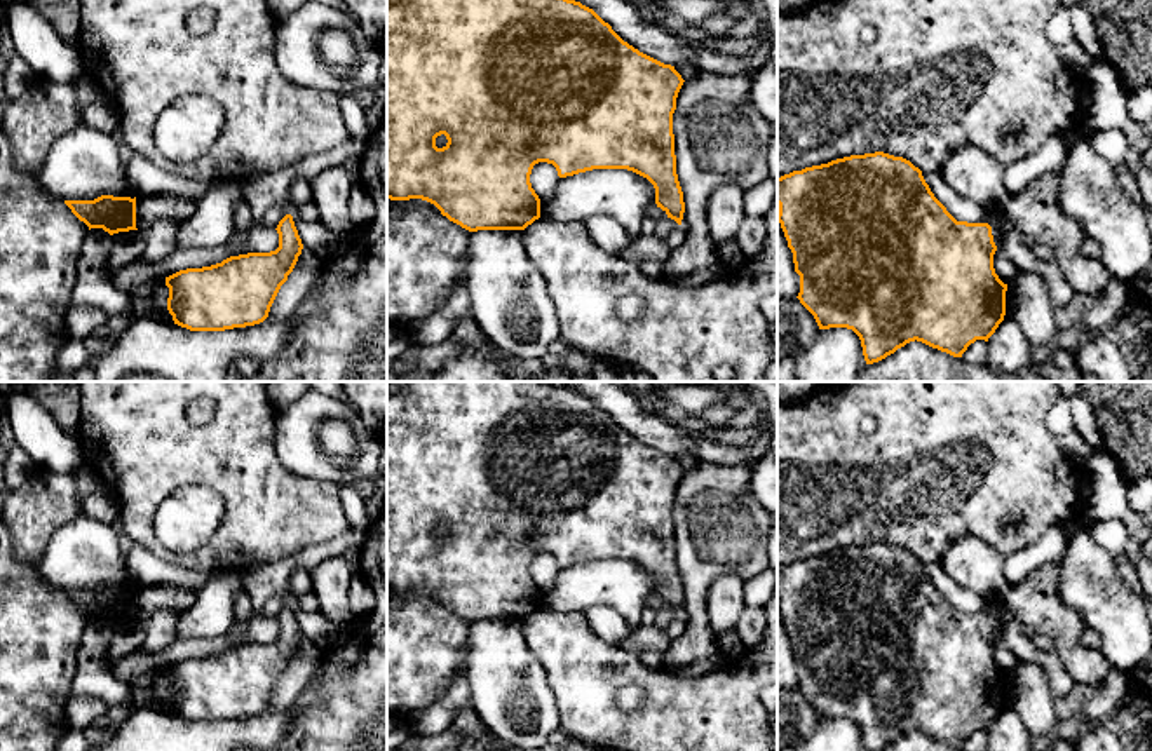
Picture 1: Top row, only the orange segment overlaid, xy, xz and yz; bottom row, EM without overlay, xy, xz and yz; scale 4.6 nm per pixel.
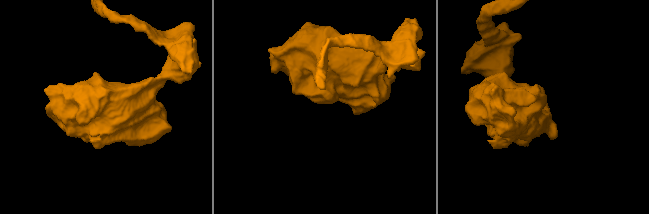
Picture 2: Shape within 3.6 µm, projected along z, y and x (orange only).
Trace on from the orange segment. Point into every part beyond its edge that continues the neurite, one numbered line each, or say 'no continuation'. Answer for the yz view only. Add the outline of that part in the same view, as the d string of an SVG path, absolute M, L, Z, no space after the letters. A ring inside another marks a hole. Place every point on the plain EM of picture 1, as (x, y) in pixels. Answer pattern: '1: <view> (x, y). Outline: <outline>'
no continuation

